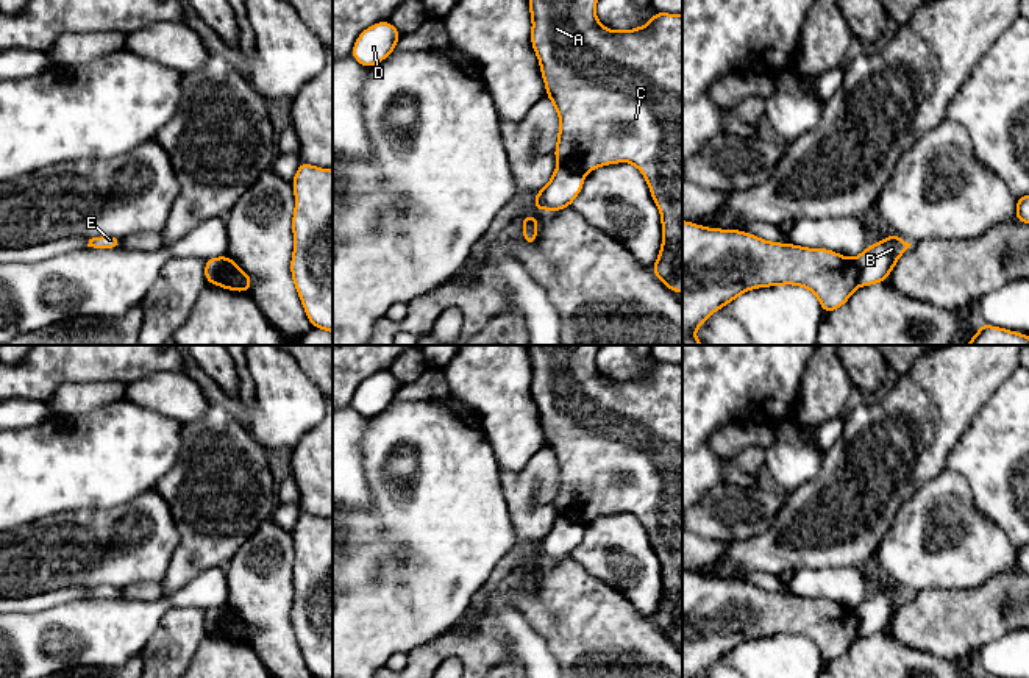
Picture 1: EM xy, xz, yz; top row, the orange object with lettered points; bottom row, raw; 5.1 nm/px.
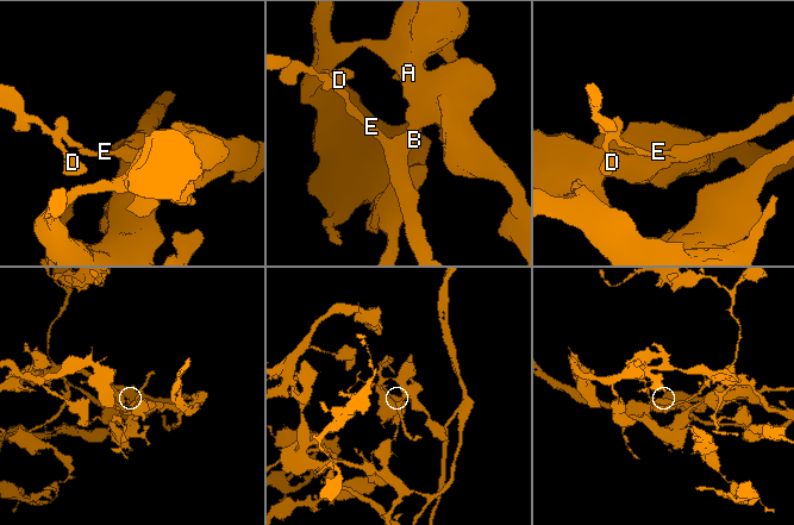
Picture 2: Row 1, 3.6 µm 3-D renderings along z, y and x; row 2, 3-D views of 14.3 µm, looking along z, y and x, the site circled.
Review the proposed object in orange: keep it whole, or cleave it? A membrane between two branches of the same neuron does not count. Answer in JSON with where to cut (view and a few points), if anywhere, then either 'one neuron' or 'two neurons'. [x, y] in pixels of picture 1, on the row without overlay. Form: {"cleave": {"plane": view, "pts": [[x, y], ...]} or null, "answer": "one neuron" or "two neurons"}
{"cleave": {"plane": "xy", "pts": [[230, 610], [217, 635]]}, "answer": "two neurons"}

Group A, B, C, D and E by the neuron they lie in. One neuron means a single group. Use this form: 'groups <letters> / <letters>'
groups A C / B D E

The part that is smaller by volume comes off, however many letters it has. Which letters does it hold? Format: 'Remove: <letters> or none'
Remove: B, D, E

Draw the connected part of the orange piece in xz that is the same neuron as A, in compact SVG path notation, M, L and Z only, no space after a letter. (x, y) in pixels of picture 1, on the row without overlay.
M529 345L531 394L539 408L547 447L561 470L554 508L557 516L582 525L623 511L643 523L662 572L662 597L651 620L673 644L682 644L682 364L656 361L646 375L615 381L598 372L598 348L600 345Z

